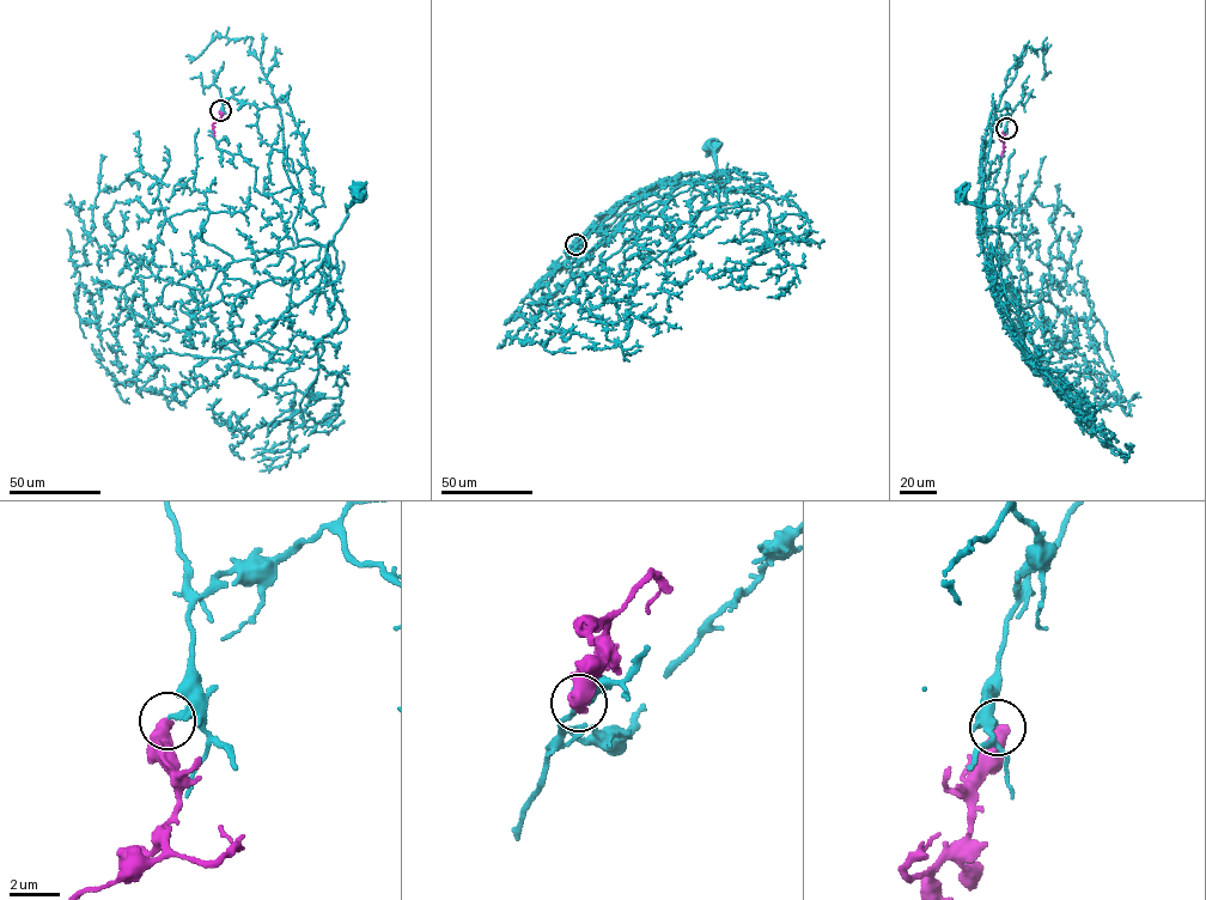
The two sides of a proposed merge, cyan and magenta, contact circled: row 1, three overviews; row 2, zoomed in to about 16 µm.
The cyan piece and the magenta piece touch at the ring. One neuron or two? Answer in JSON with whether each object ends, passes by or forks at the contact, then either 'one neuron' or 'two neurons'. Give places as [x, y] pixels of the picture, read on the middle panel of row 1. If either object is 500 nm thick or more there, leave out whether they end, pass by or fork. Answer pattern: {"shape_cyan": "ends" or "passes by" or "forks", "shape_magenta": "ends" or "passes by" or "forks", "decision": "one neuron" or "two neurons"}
{"decision": "two neurons"}

